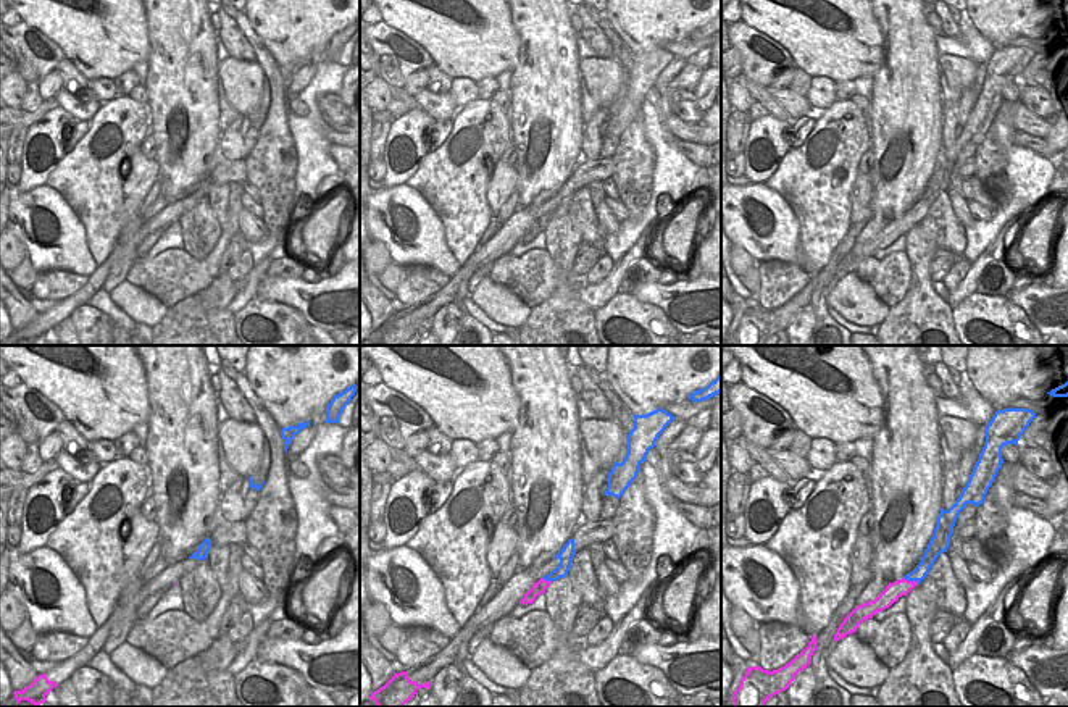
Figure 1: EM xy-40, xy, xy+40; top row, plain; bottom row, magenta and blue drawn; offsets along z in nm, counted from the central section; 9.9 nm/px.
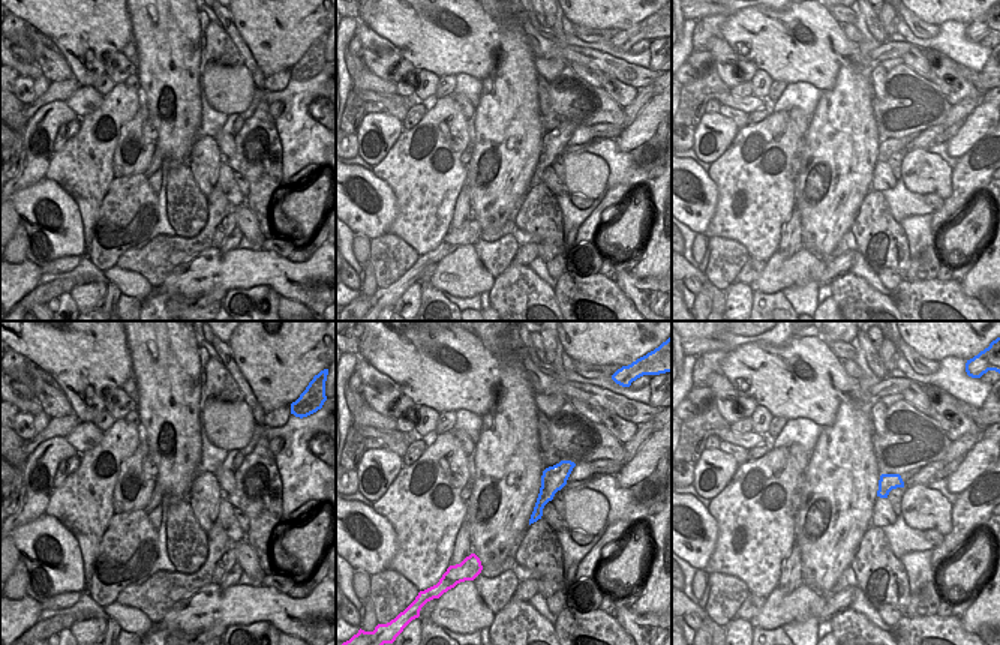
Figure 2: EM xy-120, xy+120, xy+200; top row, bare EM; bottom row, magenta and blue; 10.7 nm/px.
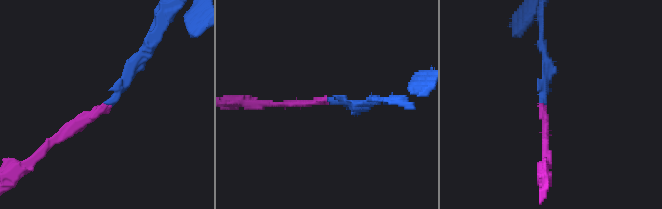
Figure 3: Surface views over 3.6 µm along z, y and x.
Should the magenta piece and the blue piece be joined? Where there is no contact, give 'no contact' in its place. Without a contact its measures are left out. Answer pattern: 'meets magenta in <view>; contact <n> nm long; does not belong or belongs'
meets magenta in xy+40; contact 170 nm long; does not belong

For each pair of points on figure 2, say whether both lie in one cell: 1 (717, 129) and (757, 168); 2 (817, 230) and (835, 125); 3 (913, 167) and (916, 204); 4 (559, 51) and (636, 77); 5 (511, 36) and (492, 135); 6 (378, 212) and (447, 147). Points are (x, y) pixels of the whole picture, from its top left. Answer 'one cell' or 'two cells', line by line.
1: two cells
2: one cell
3: two cells
4: one cell
5: one cell
6: two cells

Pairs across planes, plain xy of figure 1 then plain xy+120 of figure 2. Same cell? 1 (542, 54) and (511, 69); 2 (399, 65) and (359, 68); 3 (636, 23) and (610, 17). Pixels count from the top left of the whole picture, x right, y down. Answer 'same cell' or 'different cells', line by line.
1: same cell
2: different cells
3: same cell

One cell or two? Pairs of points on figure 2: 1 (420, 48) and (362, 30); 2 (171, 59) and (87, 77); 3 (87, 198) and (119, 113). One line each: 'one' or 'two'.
1: two
2: two
3: one

